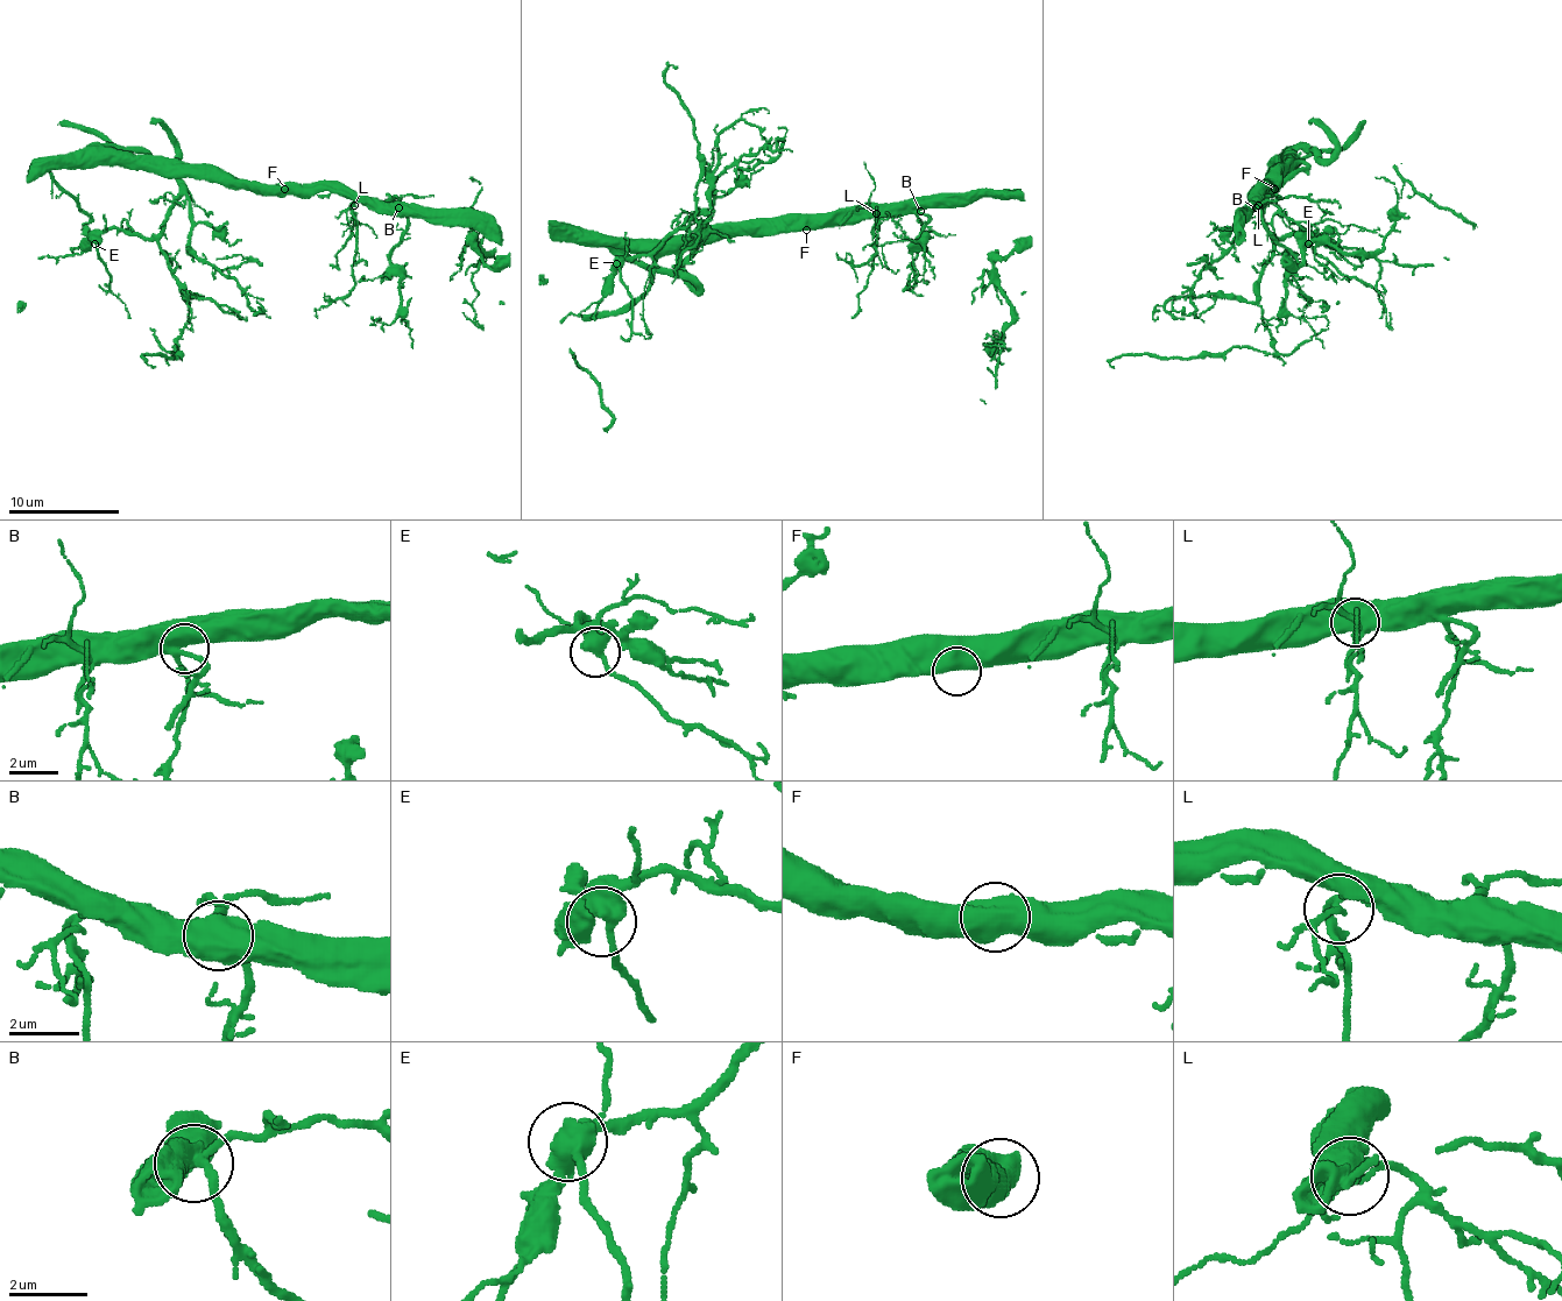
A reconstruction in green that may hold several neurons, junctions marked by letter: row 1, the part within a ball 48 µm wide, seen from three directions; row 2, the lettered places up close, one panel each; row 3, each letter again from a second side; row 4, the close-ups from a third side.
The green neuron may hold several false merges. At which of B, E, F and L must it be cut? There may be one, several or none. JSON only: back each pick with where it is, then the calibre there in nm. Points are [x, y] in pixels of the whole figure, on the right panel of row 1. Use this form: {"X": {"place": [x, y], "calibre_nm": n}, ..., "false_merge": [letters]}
{"false_merge": []}

